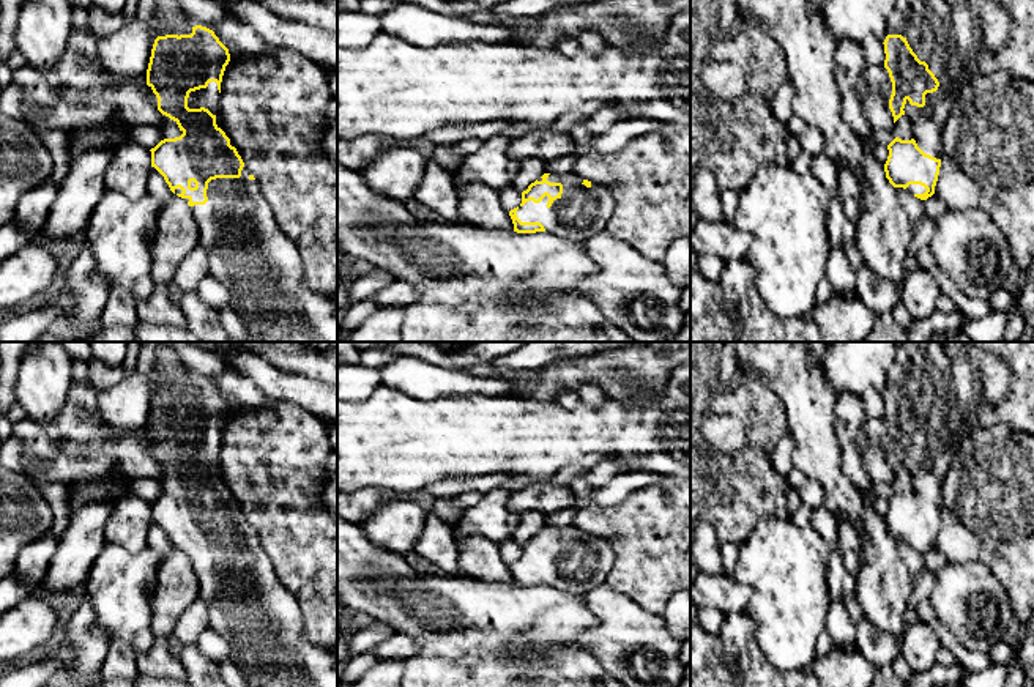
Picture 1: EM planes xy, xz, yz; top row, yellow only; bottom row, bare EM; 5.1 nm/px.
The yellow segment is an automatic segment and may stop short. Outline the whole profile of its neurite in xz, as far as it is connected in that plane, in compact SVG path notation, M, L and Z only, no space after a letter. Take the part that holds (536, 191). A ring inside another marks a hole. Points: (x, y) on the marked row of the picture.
M544 173L522 192L522 203L509 216L517 233L547 232L585 243L605 230L613 210L605 186L575 173Z

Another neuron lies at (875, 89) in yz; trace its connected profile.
M867 65L861 85L864 117L872 131L892 131L895 123L889 109L892 82L884 65Z

